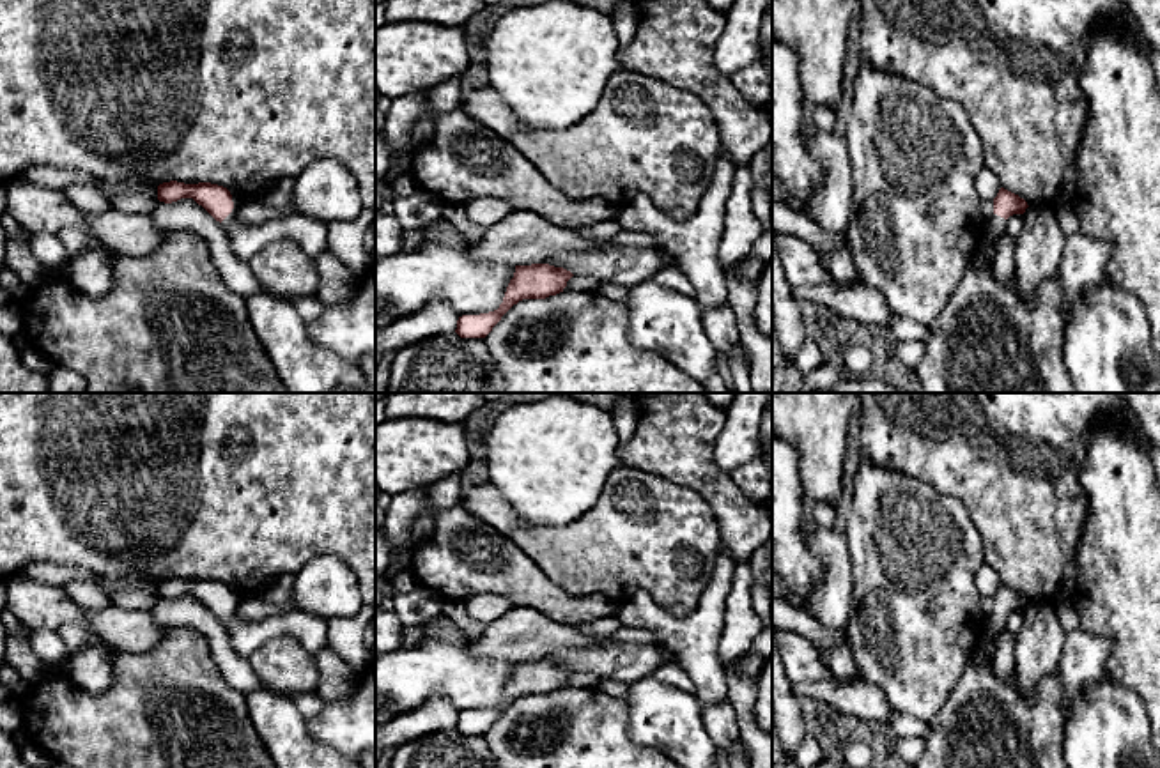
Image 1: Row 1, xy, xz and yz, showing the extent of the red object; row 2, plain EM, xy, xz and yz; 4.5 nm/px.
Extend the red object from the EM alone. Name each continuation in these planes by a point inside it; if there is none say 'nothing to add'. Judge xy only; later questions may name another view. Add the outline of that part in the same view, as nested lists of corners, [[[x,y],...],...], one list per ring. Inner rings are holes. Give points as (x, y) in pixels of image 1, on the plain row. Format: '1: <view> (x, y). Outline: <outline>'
1: xy (310, 630). Outline: [[[232,607],[221,623],[232,649],[243,658],[250,658],[264,642],[280,635],[298,641],[310,655],[328,646],[328,621],[289,607],[260,621],[243,619]]]

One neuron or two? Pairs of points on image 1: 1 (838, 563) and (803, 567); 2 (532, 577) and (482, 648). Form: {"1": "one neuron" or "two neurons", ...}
{"1": "two neurons", "2": "two neurons"}

